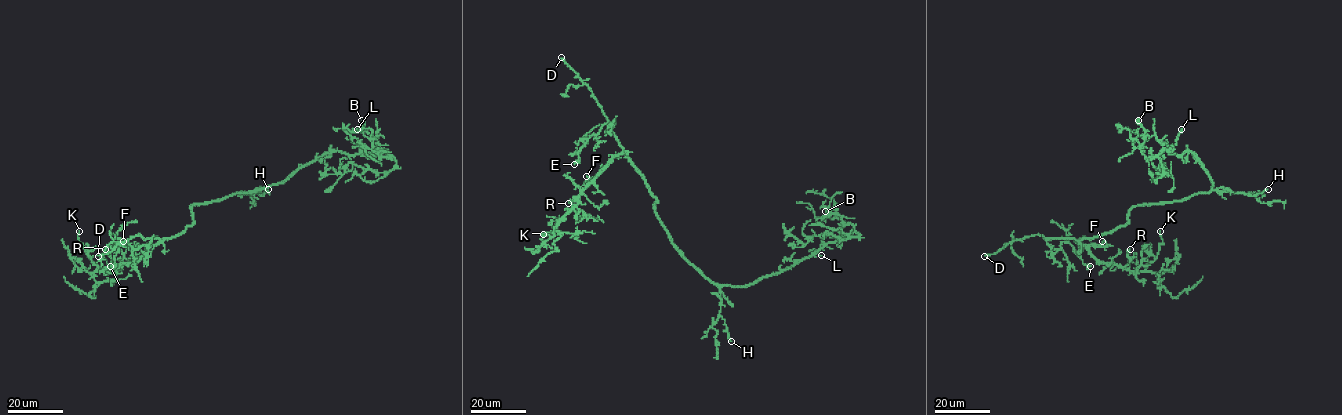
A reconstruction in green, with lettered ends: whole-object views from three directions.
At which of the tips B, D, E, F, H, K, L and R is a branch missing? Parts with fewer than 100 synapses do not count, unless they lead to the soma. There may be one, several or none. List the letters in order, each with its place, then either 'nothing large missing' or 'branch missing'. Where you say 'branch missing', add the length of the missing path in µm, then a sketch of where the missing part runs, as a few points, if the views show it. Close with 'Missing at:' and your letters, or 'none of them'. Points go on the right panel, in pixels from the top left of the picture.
B: (1138, 120) | nothing large missing
D: (984, 256) | branch missing | 45 µm | (984, 256), (978, 257), (966, 271), (939, 270), (929, 276)
E: (1090, 266) | nothing large missing
F: (1102, 241) | nothing large missing
H: (1268, 189) | nothing large missing
K: (1160, 231) | nothing large missing
L: (1181, 129) | nothing large missing
R: (1130, 249) | nothing large missing
Missing at: D

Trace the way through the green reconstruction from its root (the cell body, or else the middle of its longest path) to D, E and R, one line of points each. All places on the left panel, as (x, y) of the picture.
D: (219, 200), (192, 205), (193, 223), (175, 236), (144, 239), (139, 234), (98, 256)
E: (219, 200), (192, 205), (193, 223), (175, 236), (148, 238), (150, 242), (138, 249), (123, 242), (110, 266)
R: (219, 200), (192, 205), (192, 225), (175, 236), (150, 245), (136, 261), (121, 263), (115, 269), (105, 249)

